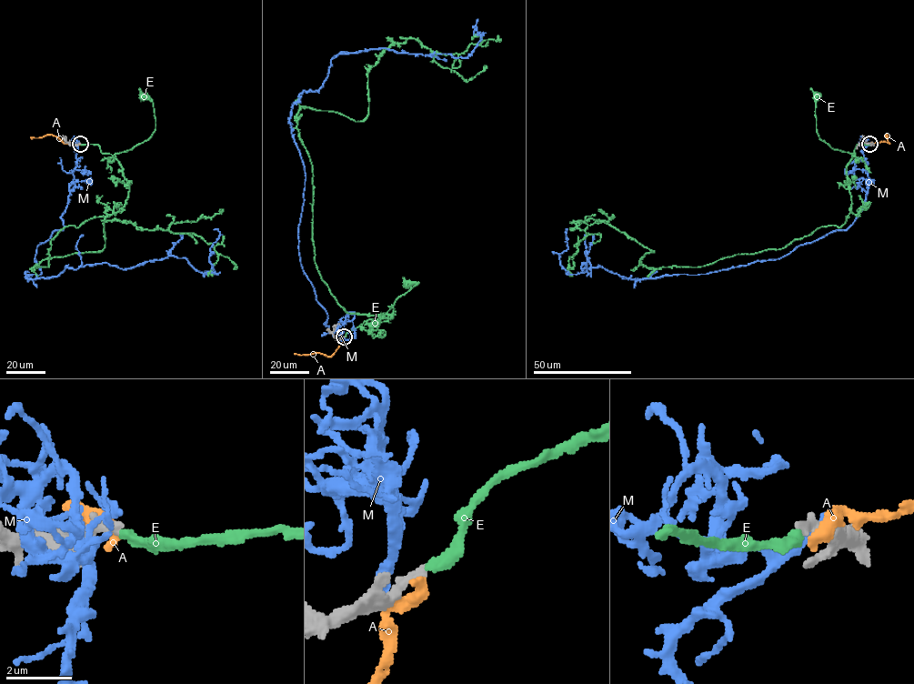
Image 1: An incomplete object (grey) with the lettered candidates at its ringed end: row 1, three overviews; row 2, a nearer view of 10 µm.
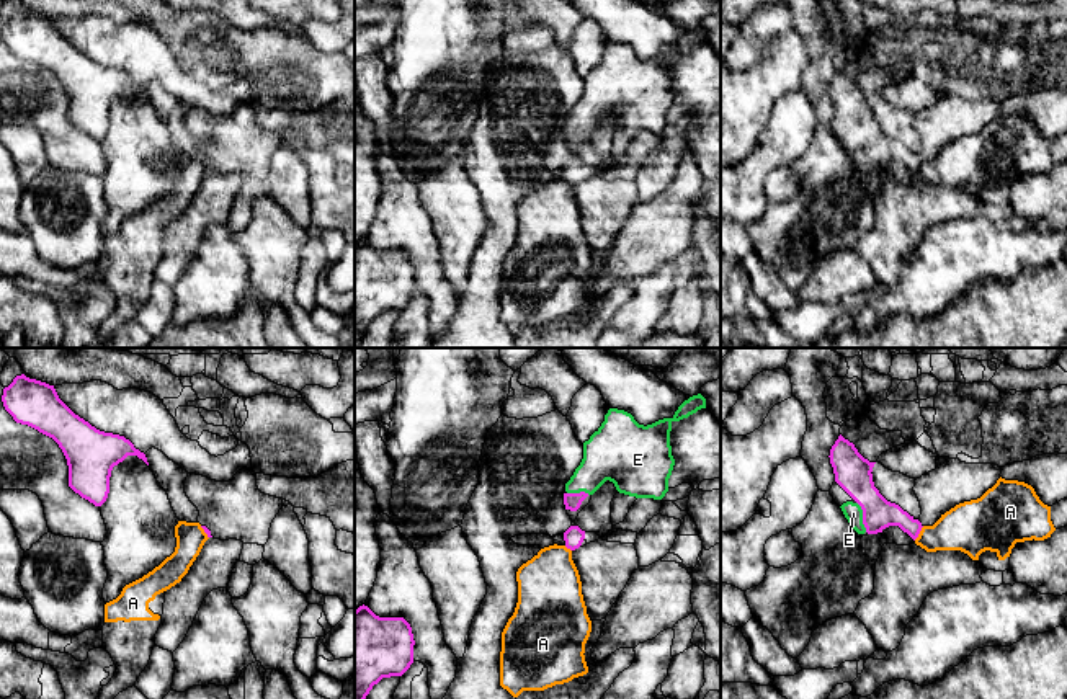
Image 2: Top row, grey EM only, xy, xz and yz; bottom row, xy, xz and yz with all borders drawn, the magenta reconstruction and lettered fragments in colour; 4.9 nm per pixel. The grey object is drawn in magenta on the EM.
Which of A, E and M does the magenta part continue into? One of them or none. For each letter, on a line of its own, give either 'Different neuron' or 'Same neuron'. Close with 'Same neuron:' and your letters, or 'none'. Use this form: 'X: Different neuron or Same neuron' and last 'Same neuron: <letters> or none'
A: Different neuron
E: Same neuron
M: Different neuron
Same neuron: E

